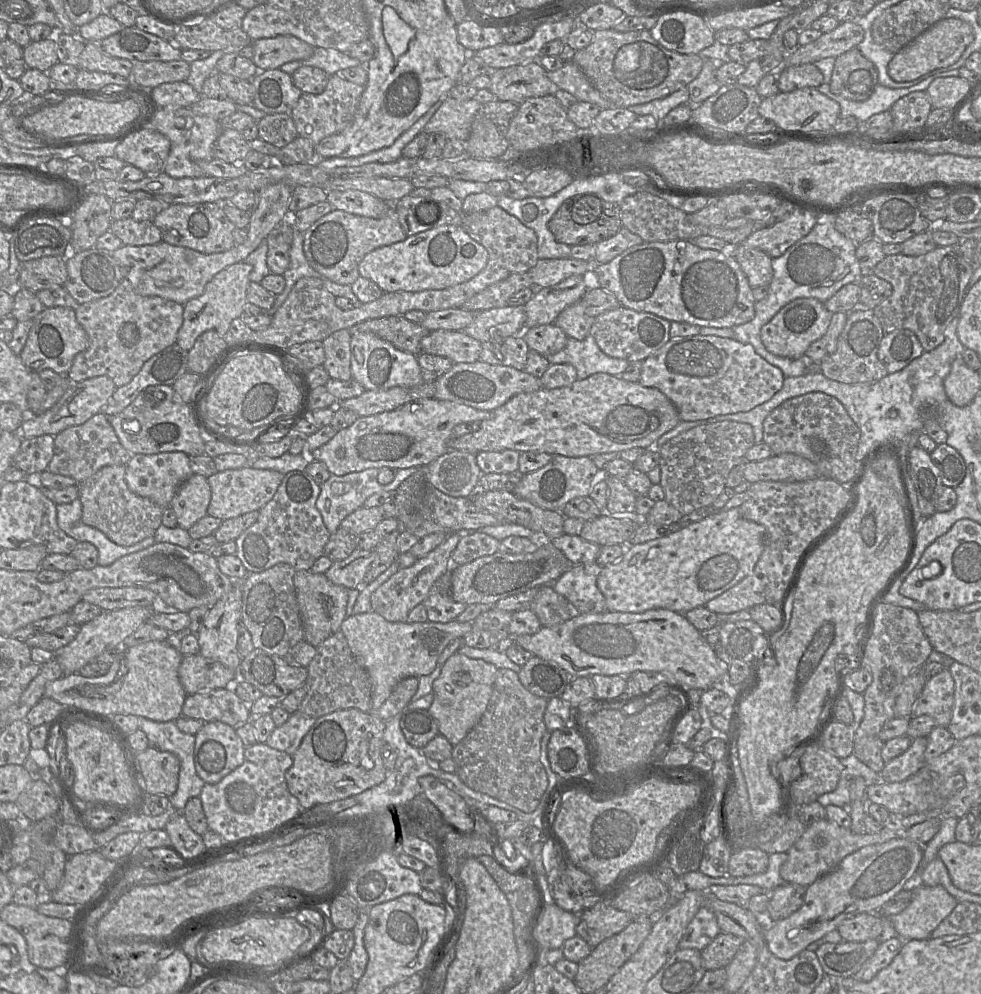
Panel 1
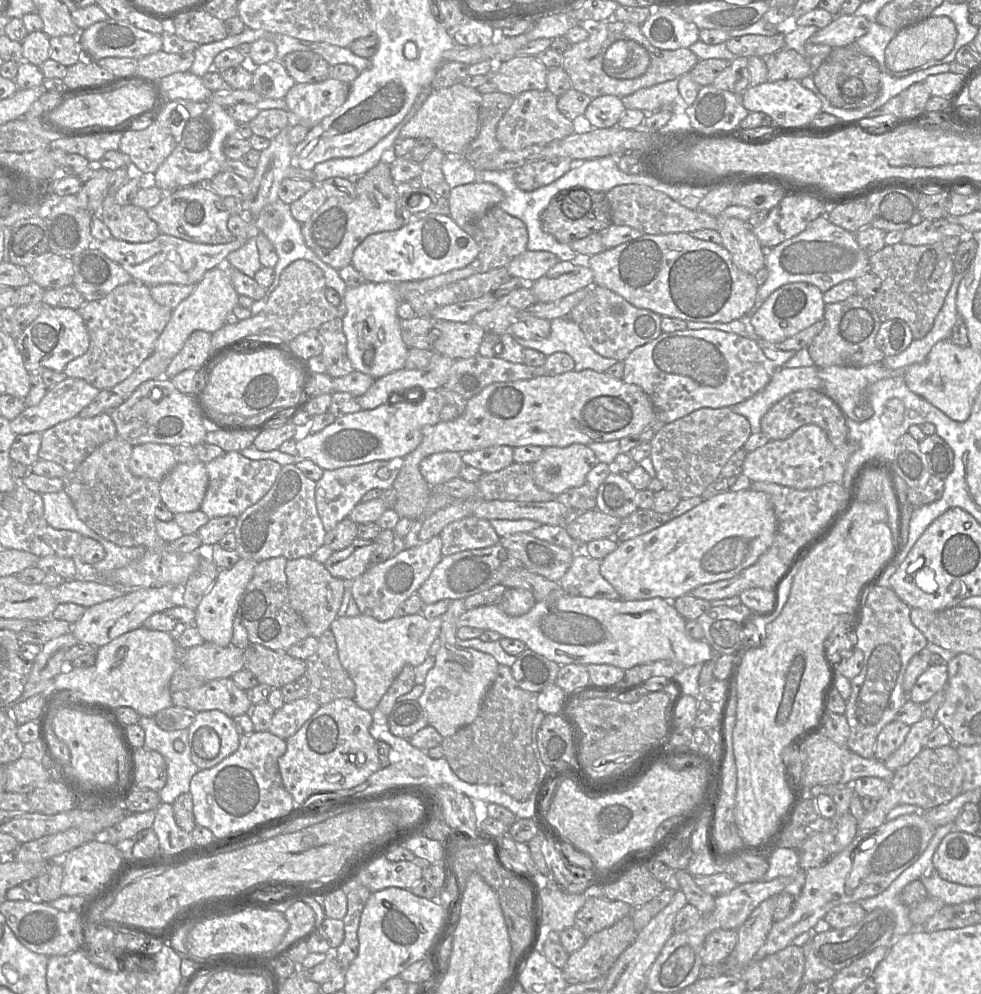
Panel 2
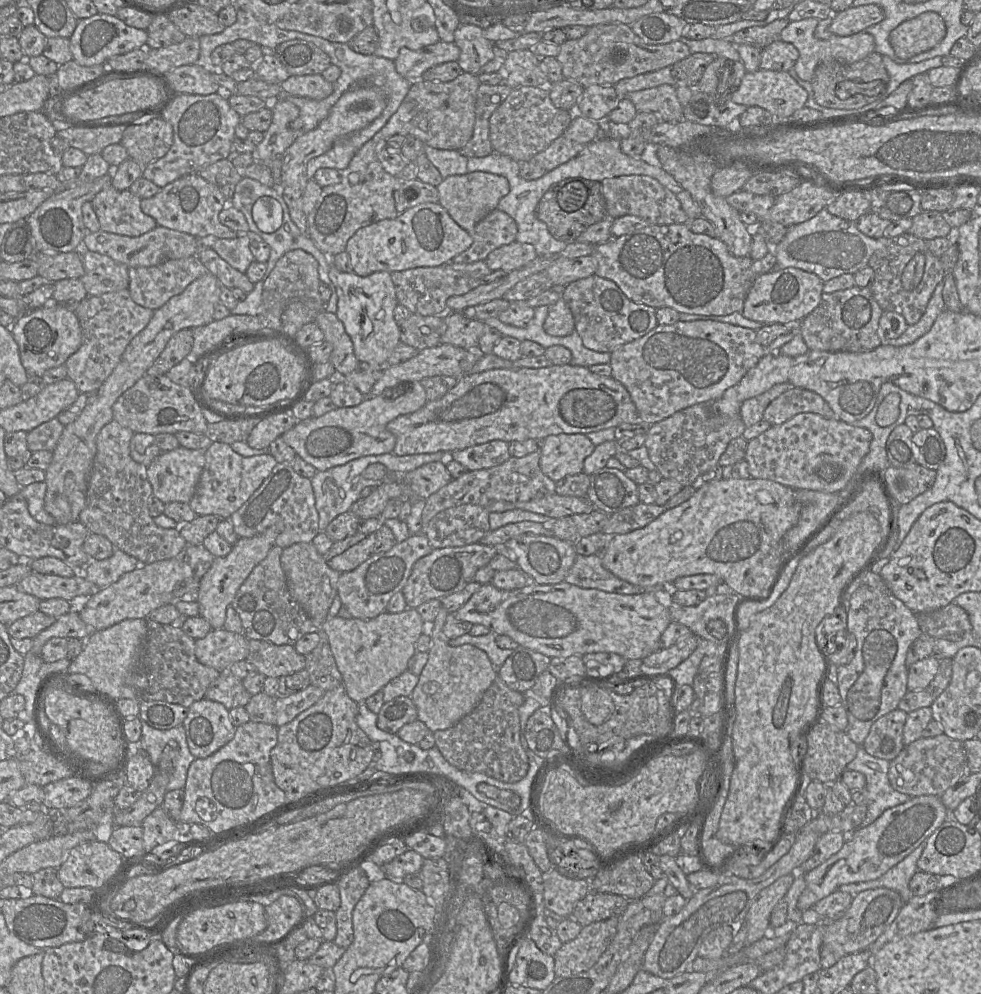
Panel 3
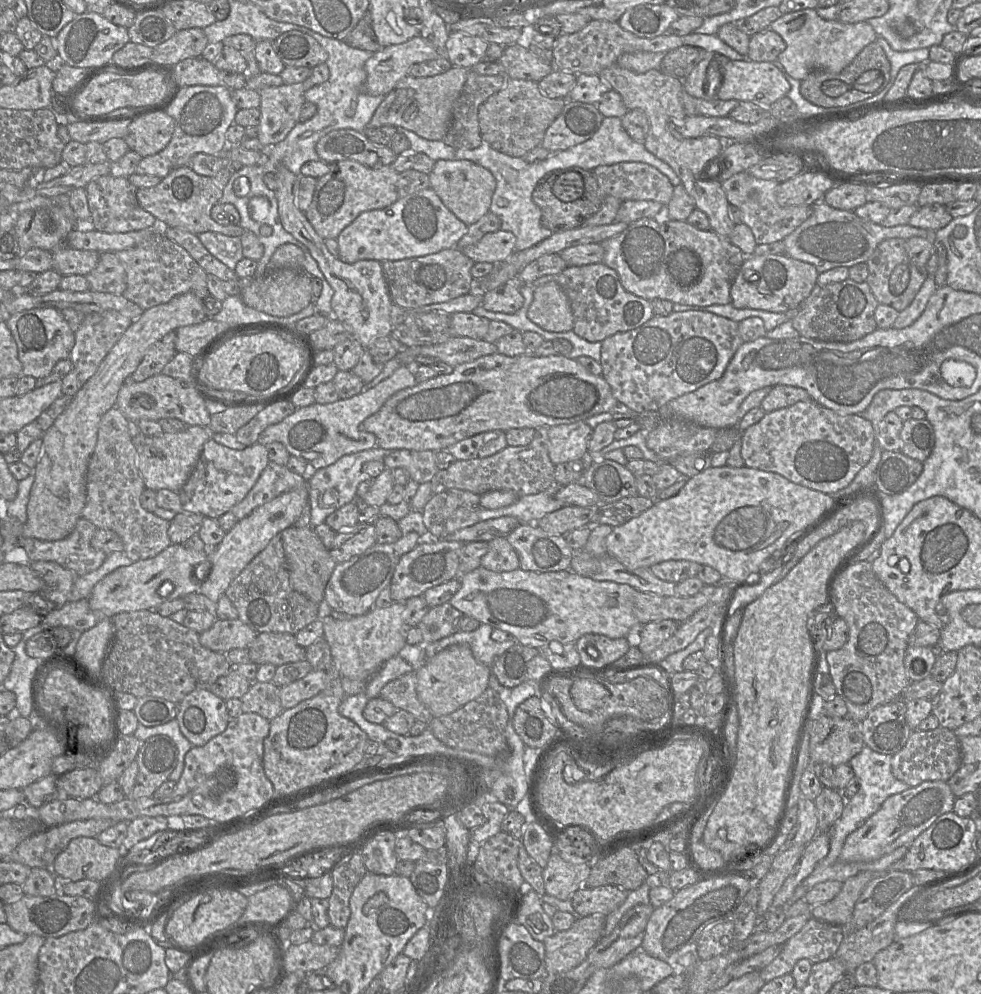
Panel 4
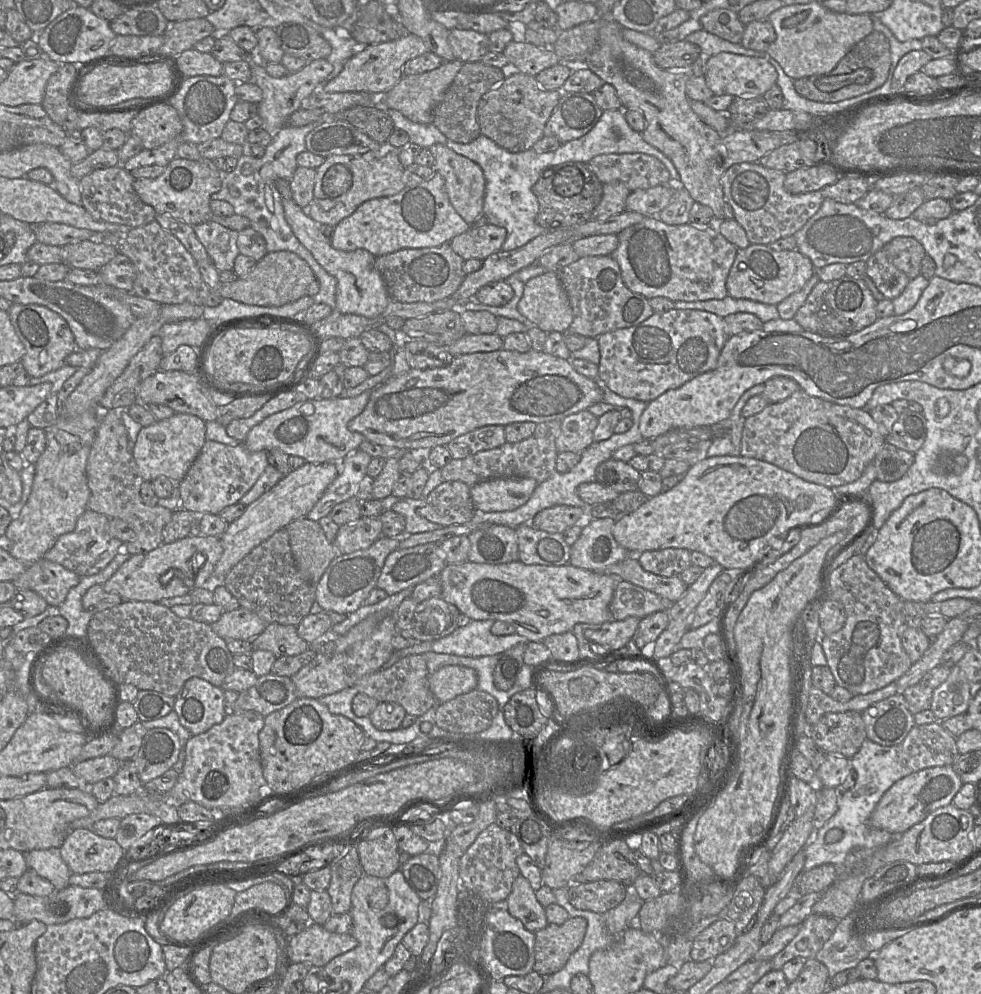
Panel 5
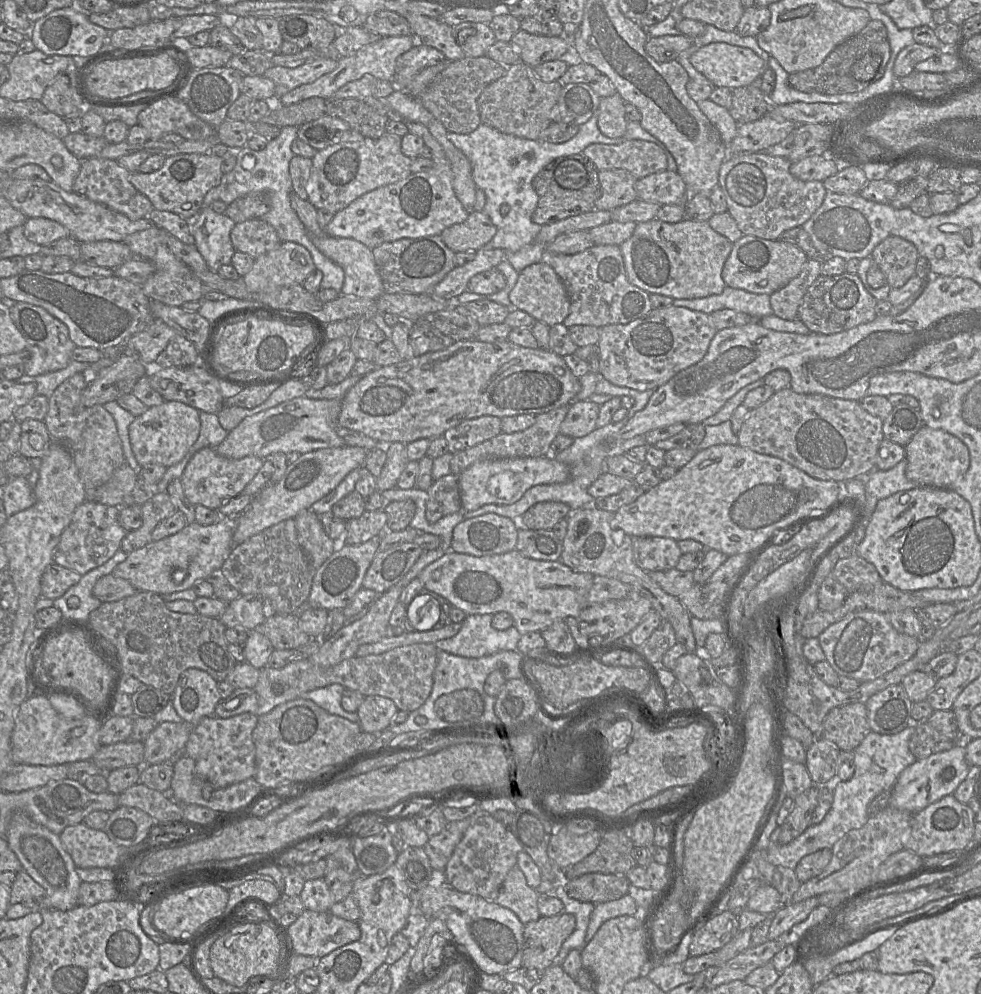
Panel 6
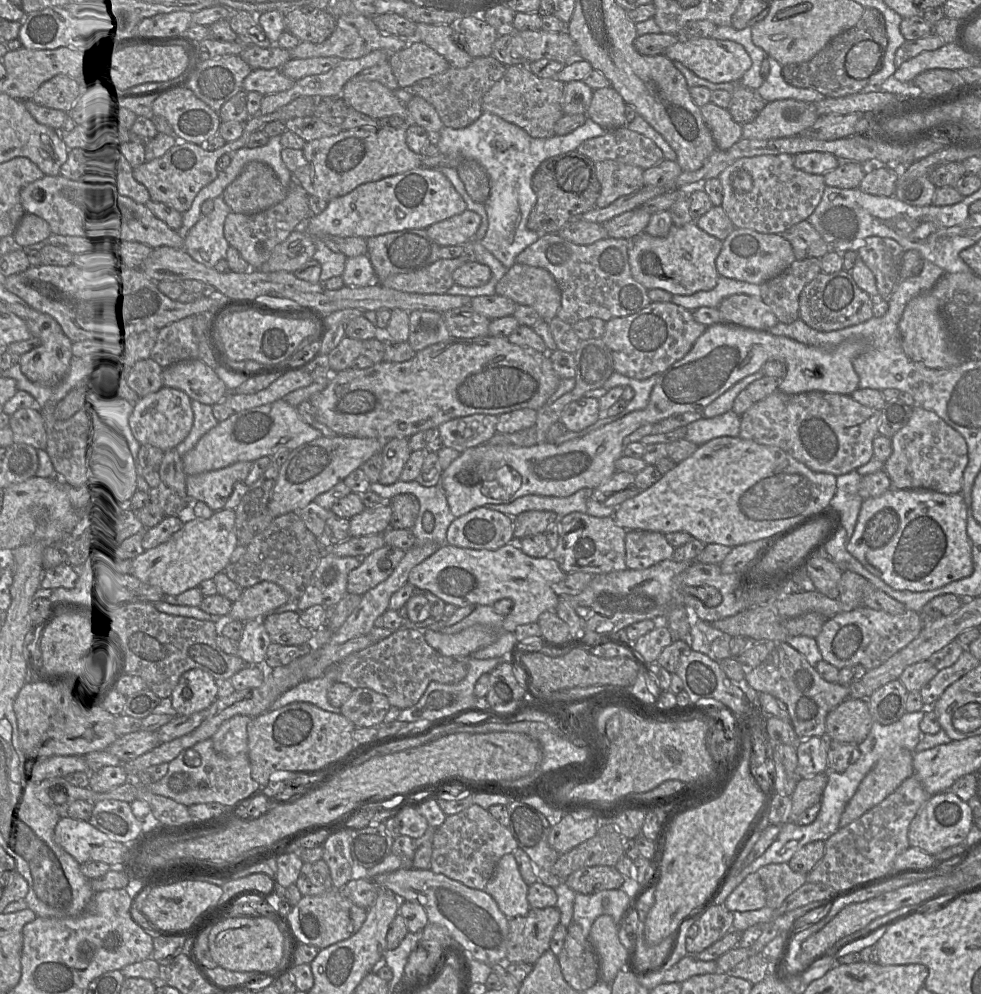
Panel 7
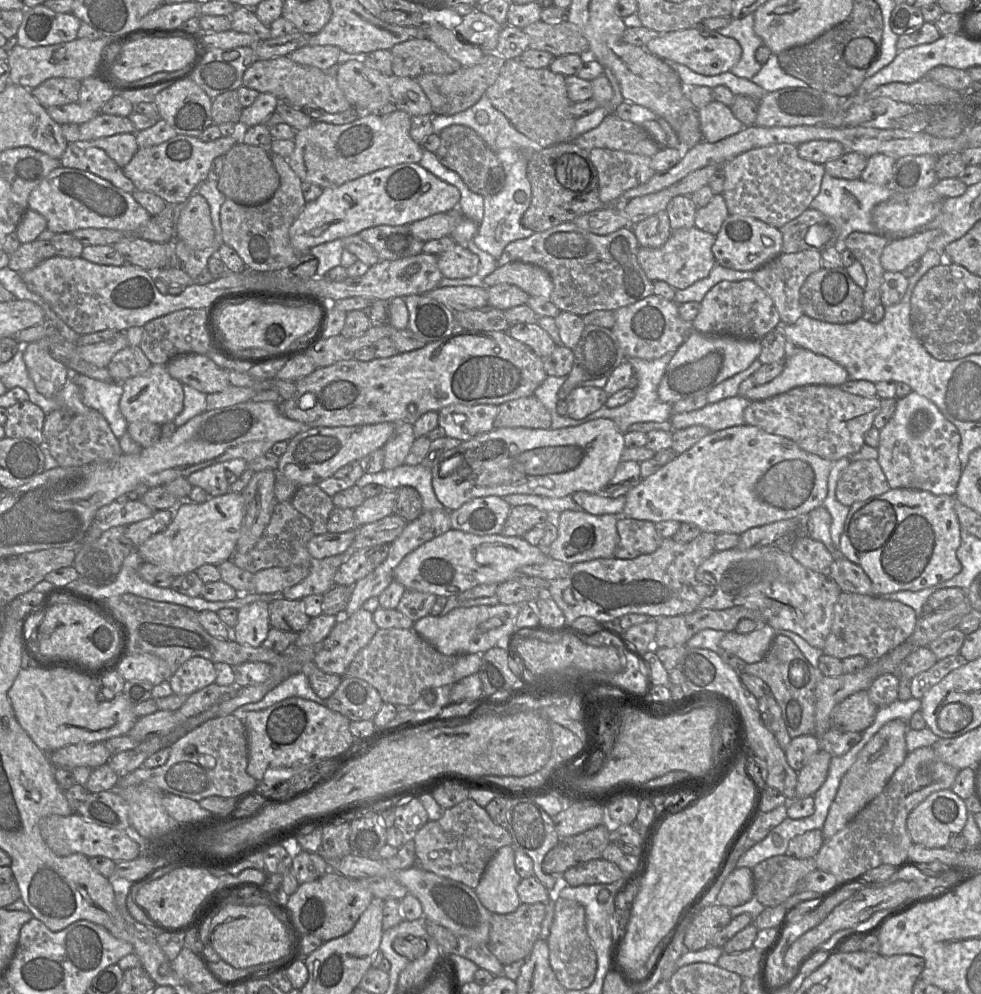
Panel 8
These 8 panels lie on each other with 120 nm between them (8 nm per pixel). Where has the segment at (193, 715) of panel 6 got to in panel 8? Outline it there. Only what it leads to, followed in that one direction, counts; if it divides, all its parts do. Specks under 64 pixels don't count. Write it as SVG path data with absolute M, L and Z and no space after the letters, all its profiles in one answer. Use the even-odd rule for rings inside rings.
M202 657L184 662L169 680L173 694L190 696L216 681L214 664Z

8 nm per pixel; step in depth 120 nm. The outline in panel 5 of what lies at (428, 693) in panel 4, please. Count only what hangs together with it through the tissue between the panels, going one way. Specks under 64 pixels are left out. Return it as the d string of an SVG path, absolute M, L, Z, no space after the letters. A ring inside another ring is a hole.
M449 665L430 673L428 684L436 700L444 703L476 689L478 679L472 668Z

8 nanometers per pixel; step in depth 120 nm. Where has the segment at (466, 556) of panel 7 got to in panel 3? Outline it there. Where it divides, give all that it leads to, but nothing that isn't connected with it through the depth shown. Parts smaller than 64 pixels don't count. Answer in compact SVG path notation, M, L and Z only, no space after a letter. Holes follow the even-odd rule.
M566 581L554 584L532 582L515 590L500 590L492 583L482 585L456 612L458 620L481 624L497 635L506 635L520 646L542 653L550 658L580 656L597 653L615 653L626 660L644 659L661 649L661 635L672 622L669 610L661 598L644 592L624 595L598 589L586 589Z

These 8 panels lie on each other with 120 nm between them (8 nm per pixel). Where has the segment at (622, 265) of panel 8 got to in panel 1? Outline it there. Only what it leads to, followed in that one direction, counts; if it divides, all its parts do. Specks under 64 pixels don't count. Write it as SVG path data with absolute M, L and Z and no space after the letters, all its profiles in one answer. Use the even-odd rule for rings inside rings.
M621 305L596 316L590 335L598 347L610 357L625 359L628 362L643 361L671 339L670 323L655 314L637 312Z

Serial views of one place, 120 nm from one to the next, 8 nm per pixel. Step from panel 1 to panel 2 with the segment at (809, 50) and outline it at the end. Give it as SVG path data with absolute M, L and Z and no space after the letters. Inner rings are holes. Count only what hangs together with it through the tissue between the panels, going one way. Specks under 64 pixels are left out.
M843 13L833 16L834 19L829 25L819 28L810 37L811 42L828 45L832 48L845 47L853 45L869 30L870 22L864 16Z

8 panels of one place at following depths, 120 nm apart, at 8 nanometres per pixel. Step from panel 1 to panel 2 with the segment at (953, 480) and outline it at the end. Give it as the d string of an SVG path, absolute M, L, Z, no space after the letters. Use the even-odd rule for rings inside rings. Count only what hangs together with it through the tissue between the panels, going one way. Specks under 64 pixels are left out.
M936 433L919 442L932 475L945 479L953 470L954 454L950 446Z

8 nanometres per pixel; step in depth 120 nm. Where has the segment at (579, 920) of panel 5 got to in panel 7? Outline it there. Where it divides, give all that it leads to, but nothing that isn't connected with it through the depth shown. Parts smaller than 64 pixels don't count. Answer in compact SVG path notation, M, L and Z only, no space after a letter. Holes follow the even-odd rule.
M556 907L531 908L525 916L508 918L506 963L534 965L550 949L550 941L560 918Z

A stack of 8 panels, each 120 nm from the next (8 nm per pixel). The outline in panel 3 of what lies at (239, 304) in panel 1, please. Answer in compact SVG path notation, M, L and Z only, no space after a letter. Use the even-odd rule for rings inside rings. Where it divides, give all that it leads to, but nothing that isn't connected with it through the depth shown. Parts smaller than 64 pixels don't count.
M207 272L189 284L182 293L170 298L159 309L153 310L151 320L129 342L113 372L88 399L79 416L64 427L52 451L52 461L45 470L44 480L47 485L44 508L54 517L56 525L66 525L79 520L79 515L85 508L88 480L96 455L96 439L103 426L114 419L113 405L117 399L146 374L175 333L214 321L213 314L219 303L221 285L214 275Z

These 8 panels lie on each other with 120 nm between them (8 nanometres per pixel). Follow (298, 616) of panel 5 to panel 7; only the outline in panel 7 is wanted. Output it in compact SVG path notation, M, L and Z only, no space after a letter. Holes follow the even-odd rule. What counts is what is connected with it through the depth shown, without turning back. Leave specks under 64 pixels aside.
M289 512L273 518L270 525L249 544L238 545L224 572L243 589L269 581L279 585L287 593L288 600L298 601L322 556L323 548L317 538L295 512Z

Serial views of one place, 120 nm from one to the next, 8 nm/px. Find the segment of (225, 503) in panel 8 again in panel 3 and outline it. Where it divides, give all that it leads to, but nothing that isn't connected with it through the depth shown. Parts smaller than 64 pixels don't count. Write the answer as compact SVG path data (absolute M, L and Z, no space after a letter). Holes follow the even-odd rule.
M183 557L141 564L106 588L99 589L87 599L81 600L81 619L94 631L103 630L126 619L147 619L149 614L164 605L195 597L200 581L194 577Z

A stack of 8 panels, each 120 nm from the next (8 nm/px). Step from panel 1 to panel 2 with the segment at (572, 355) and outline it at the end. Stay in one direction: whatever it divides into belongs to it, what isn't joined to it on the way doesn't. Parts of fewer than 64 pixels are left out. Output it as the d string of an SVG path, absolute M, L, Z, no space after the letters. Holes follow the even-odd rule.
M570 317L555 318L550 321L551 332L547 338L525 340L518 336L514 339L523 347L537 350L546 357L555 352L564 352L574 361L574 371L591 369L596 372L605 371L617 360L605 358L596 353L588 344L579 326Z

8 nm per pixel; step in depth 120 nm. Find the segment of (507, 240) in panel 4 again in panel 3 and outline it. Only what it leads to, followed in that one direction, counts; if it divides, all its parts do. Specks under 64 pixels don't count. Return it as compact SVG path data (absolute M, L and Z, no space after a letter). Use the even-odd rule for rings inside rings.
M514 241L492 251L485 259L485 263L491 271L503 270L508 273L526 266L537 256L533 245Z

